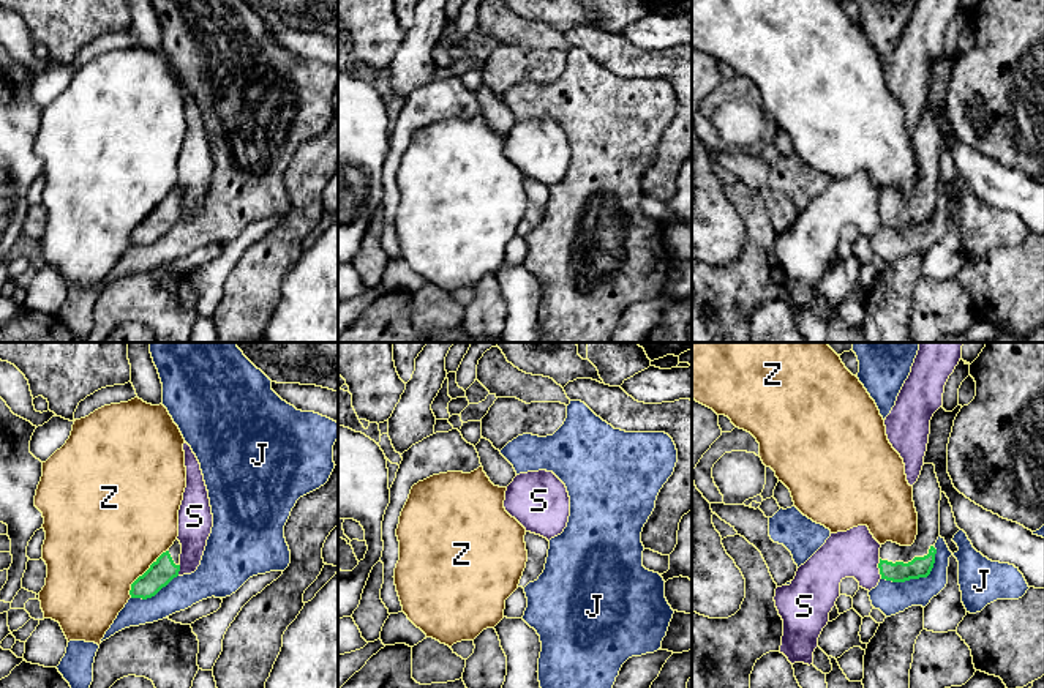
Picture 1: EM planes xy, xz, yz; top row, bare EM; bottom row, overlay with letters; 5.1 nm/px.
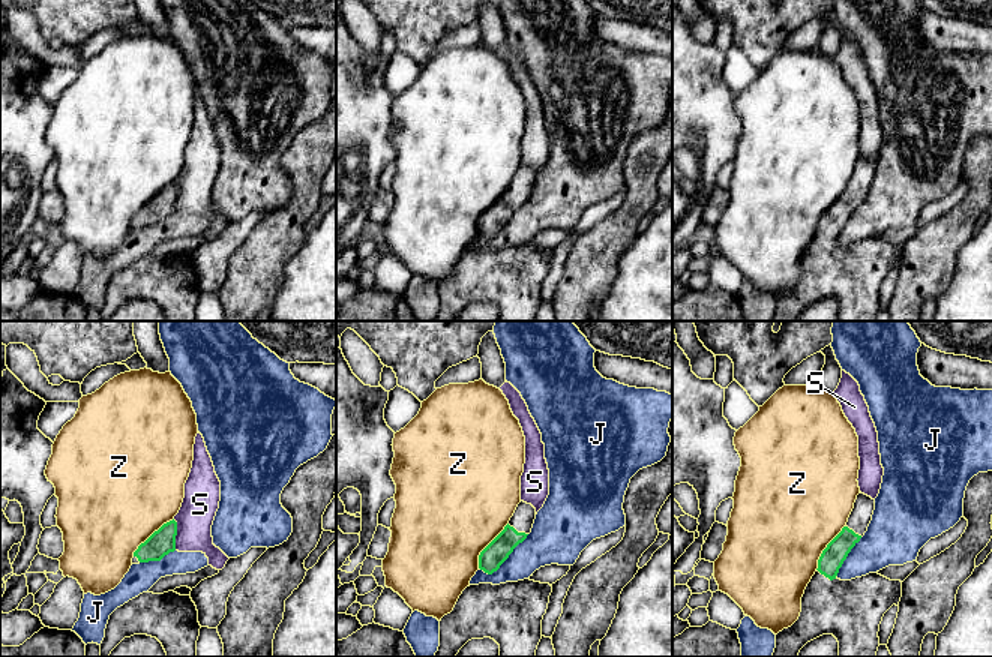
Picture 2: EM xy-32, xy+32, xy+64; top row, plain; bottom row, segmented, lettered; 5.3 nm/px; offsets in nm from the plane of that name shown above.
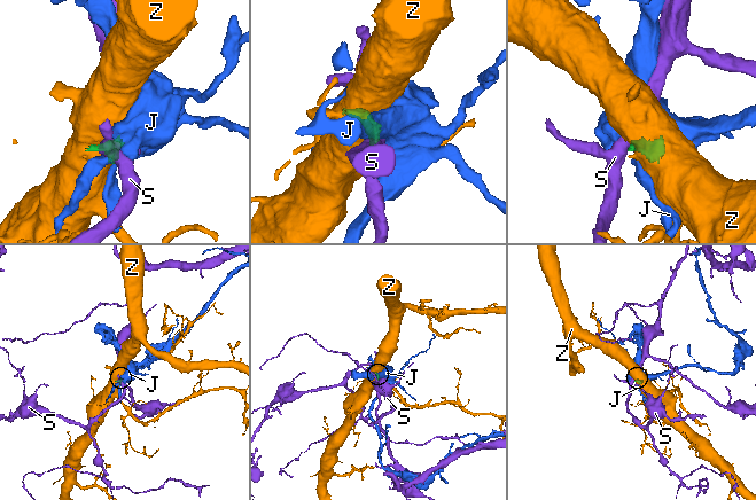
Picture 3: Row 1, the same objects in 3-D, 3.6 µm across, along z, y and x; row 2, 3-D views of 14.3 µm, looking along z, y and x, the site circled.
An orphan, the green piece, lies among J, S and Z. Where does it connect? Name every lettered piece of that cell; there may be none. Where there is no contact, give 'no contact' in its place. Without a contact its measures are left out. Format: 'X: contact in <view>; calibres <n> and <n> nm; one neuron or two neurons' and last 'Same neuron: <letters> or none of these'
J: contact in yz; calibres 110 and 160 nm; two neurons
S: contact in yz; calibres 110 and 240 nm; two neurons
Z: contact in xy; calibres 130 and 500 nm; two neurons
Same neuron: none of these

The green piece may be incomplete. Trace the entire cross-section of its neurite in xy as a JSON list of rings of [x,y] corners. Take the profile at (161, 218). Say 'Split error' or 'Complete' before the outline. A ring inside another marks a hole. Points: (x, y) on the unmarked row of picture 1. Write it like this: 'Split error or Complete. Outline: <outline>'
Split error. Outline: [[[175,186],[174,191],[166,199],[163,199],[142,222],[139,222],[131,230],[131,245],[152,245],[174,224],[177,224],[180,218],[180,200],[182,191],[178,186]]]

